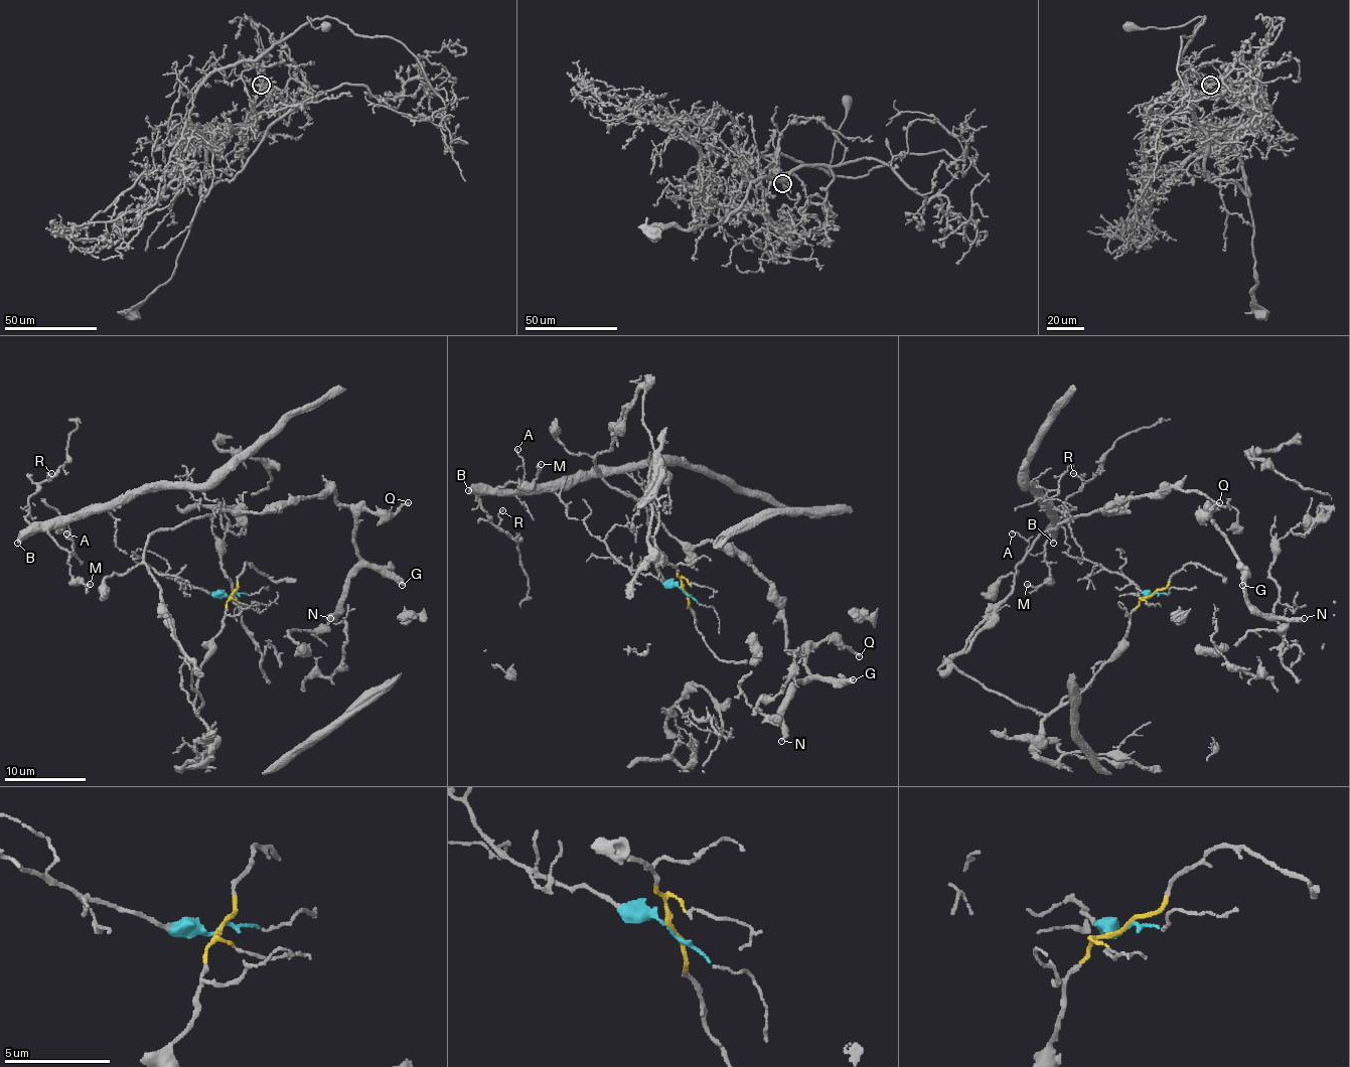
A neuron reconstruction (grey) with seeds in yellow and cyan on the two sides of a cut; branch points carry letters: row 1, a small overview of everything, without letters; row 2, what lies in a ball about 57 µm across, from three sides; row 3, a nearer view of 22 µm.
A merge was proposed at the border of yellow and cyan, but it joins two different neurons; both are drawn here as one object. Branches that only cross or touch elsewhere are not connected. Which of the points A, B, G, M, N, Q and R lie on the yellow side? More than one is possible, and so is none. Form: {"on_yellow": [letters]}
{"on_yellow": ["G", "N", "Q"]}

